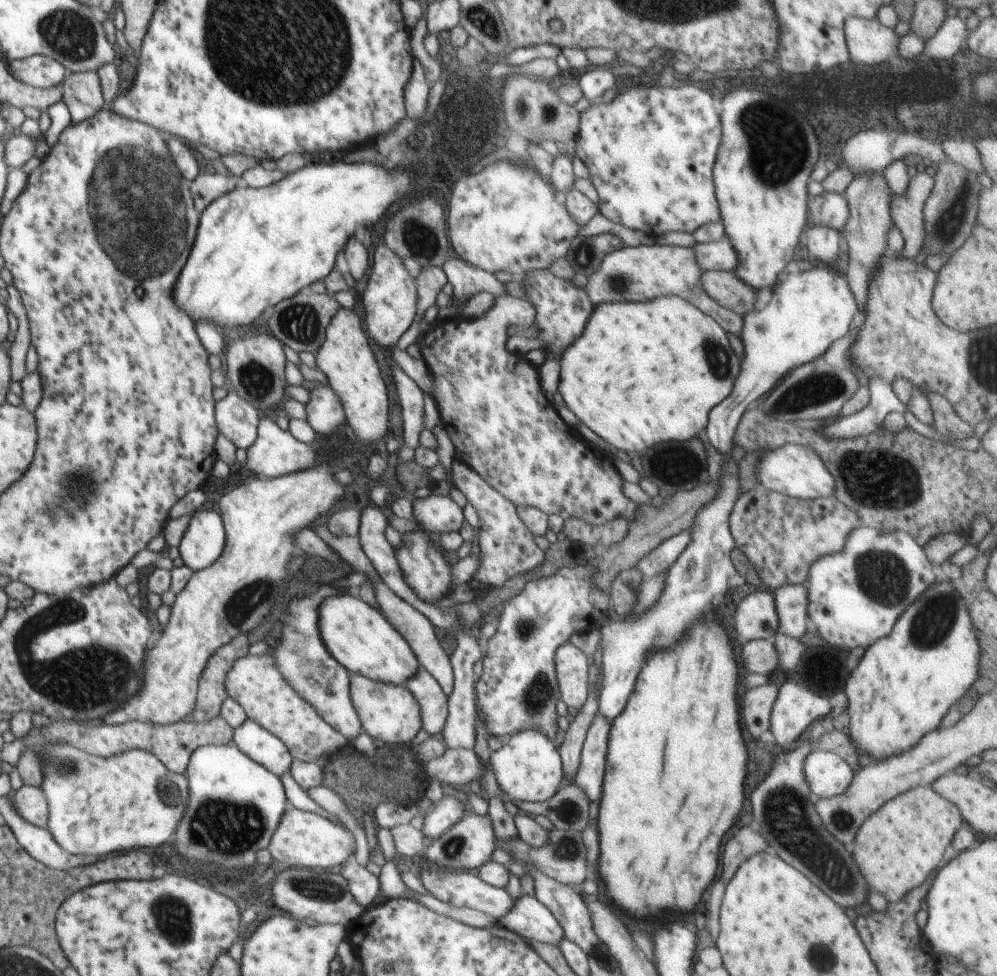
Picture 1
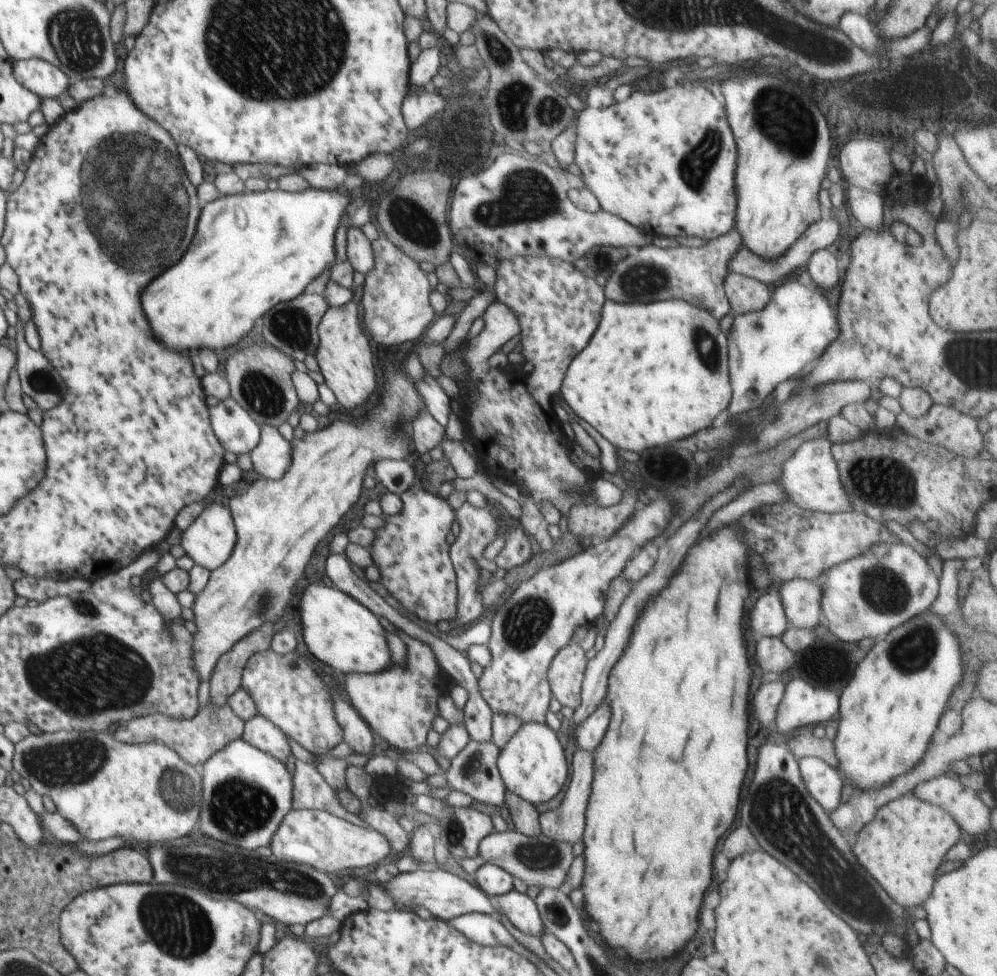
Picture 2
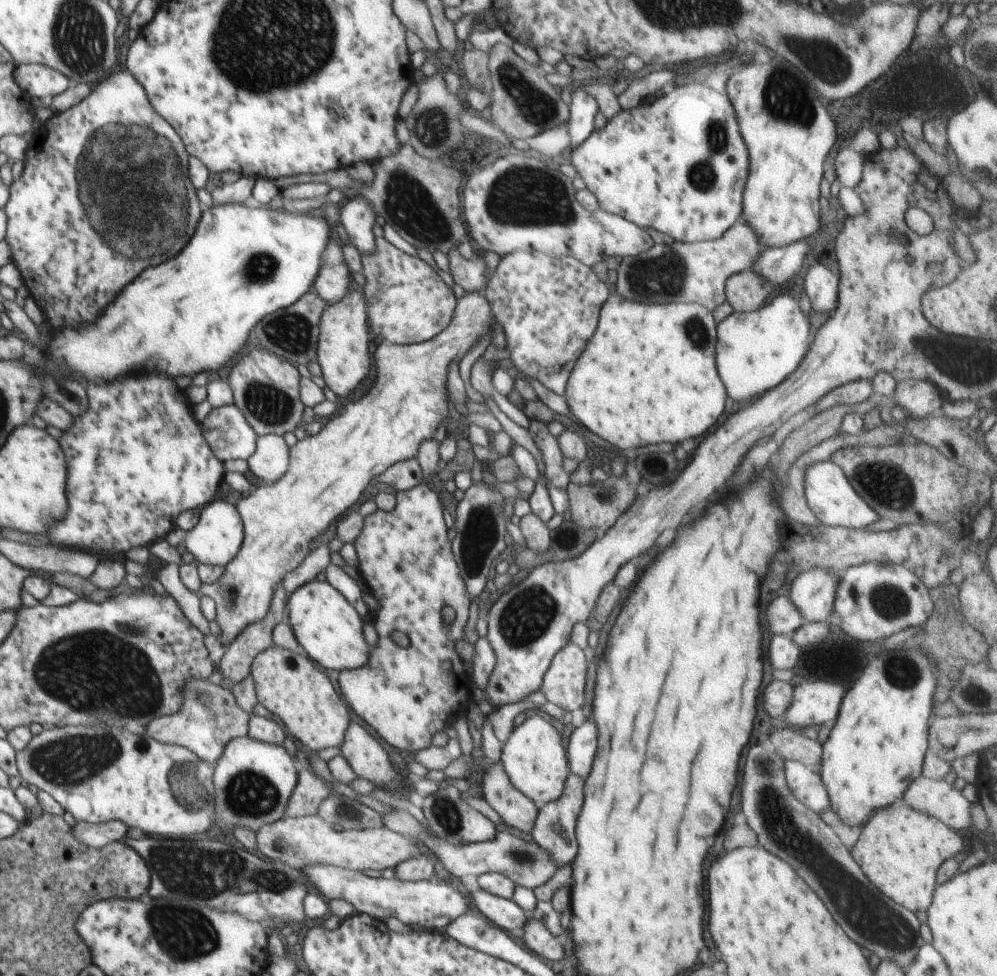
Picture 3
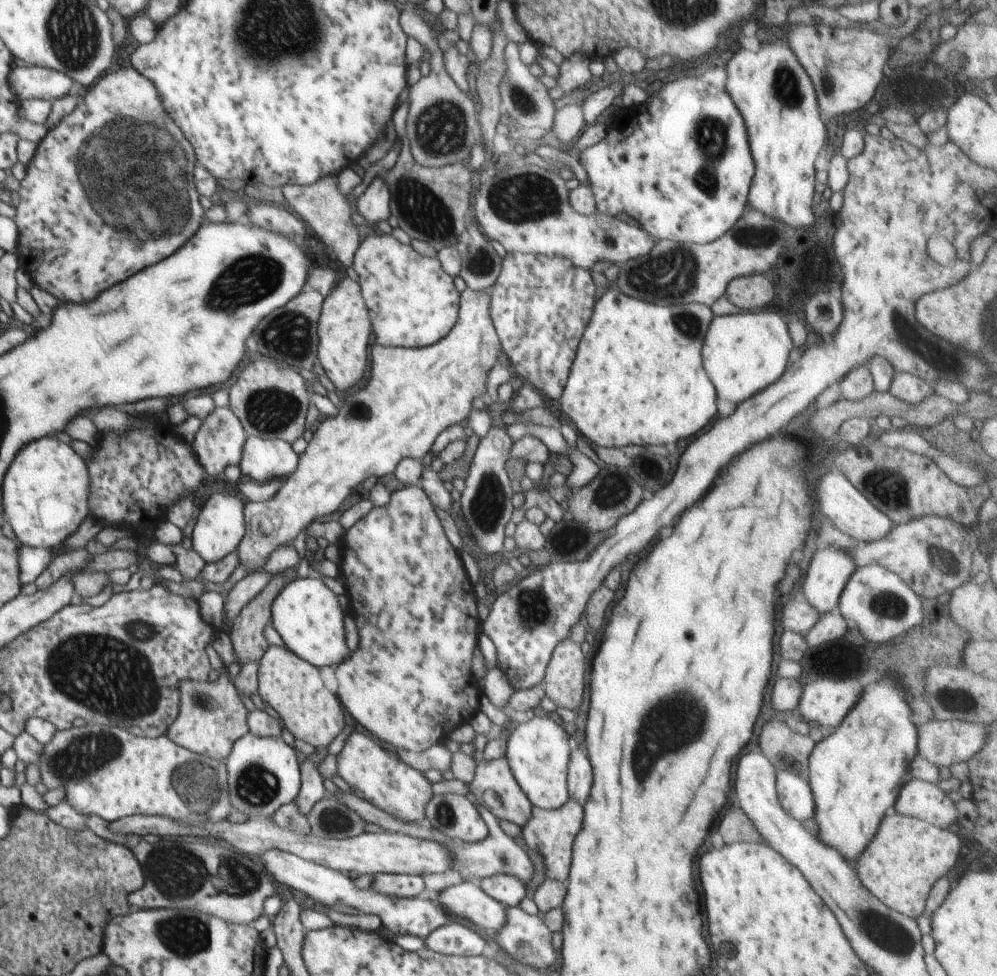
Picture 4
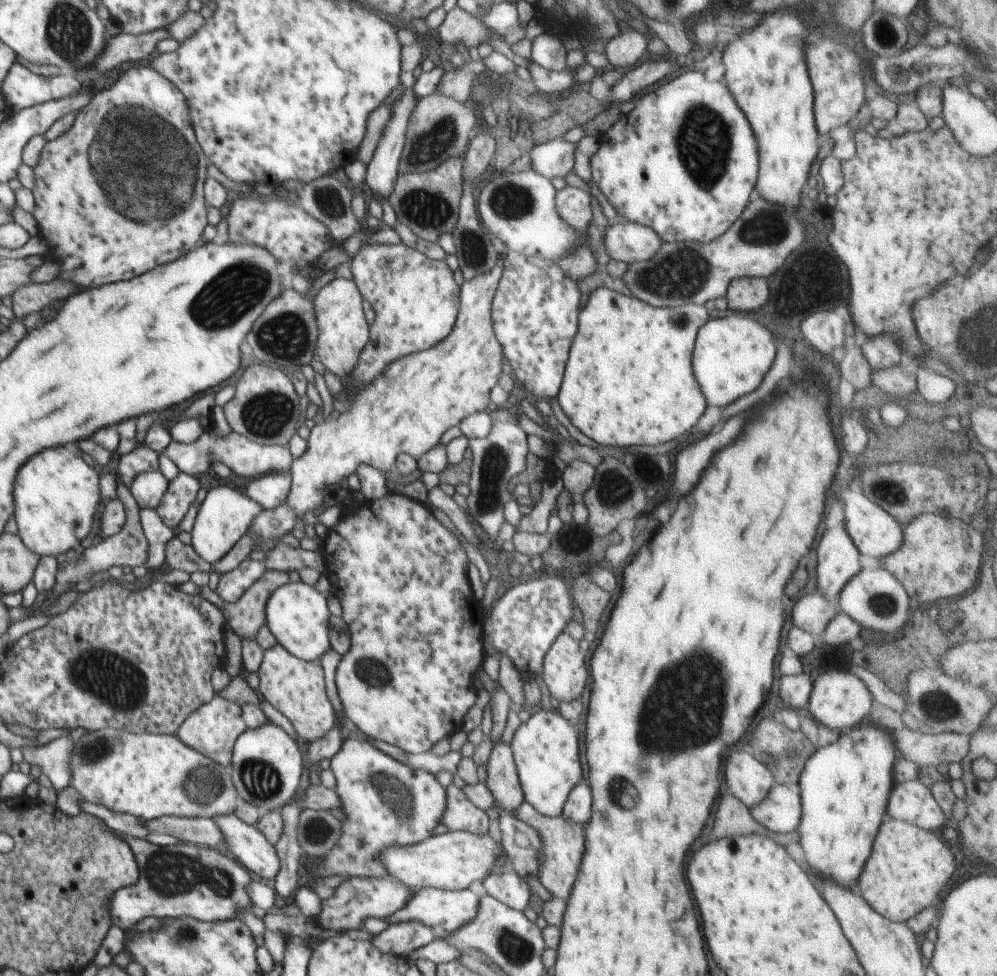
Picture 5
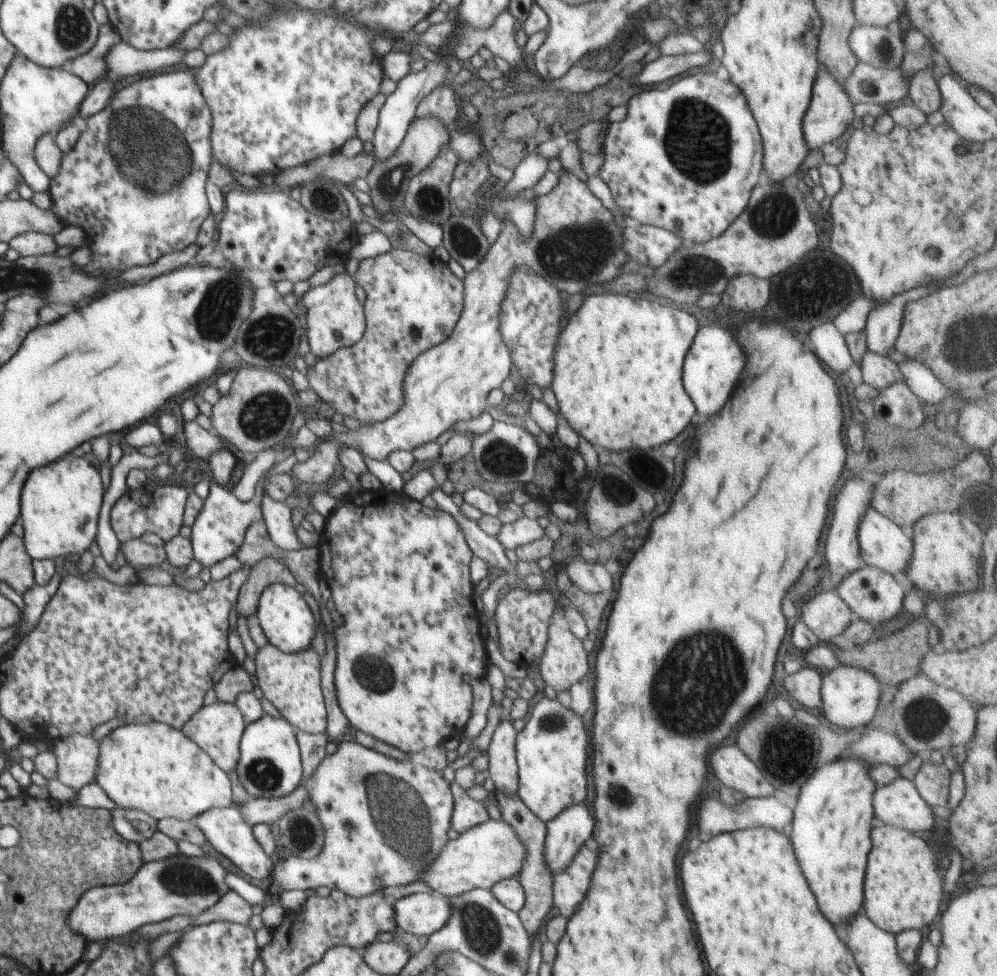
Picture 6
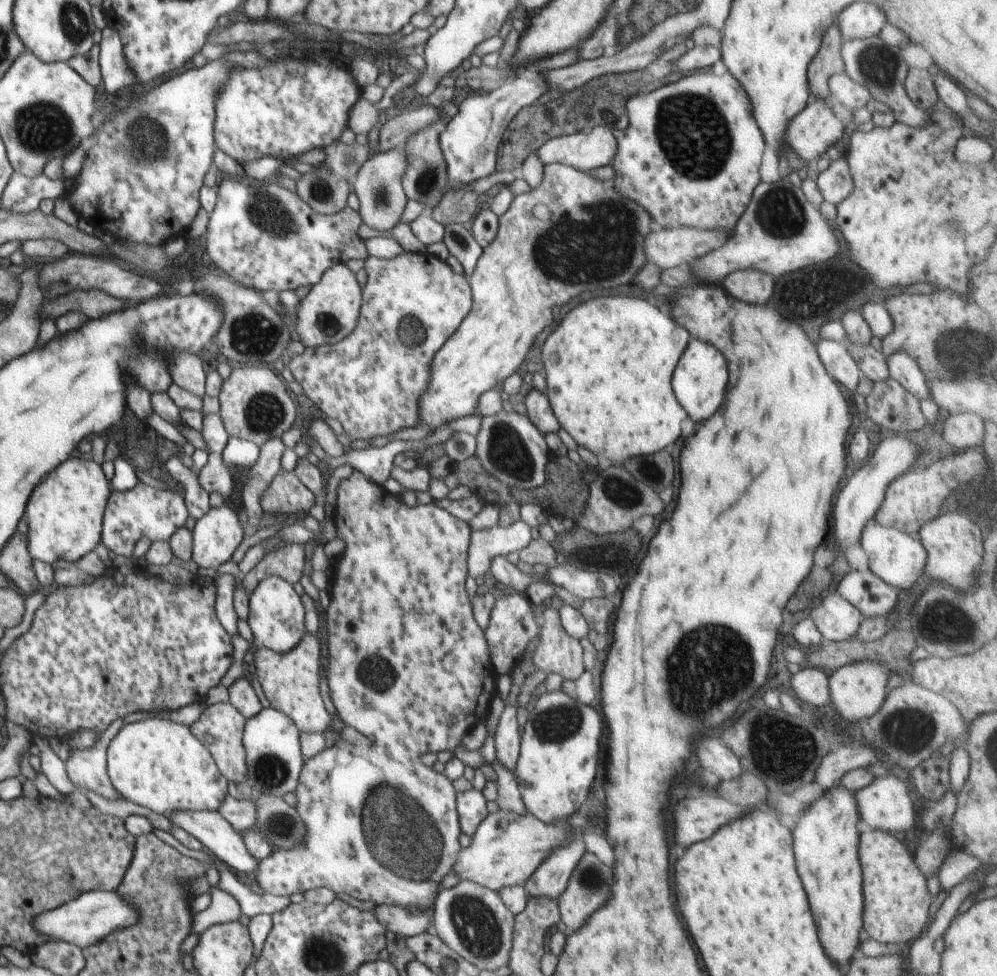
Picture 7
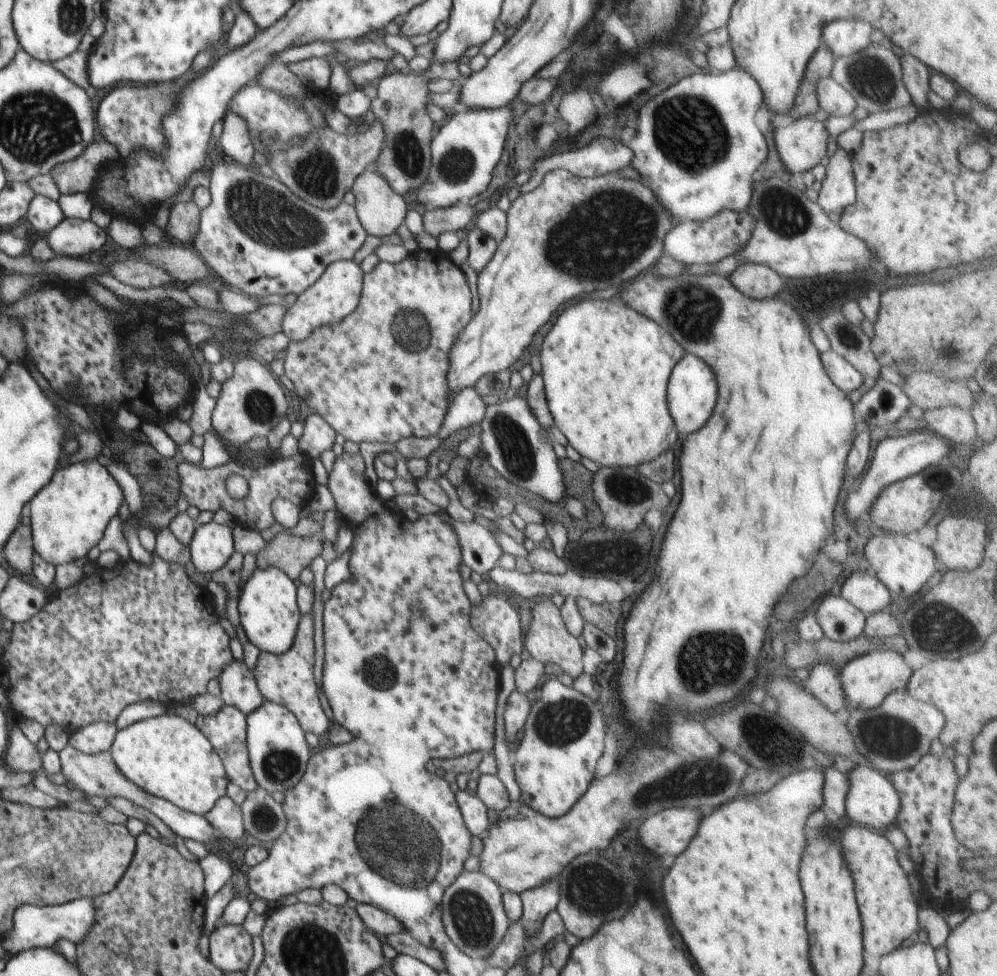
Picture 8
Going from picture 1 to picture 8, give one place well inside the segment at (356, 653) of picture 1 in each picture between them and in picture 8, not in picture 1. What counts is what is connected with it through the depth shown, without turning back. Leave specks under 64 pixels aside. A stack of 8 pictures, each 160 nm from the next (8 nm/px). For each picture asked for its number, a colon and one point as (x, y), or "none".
2: (338, 630)
3: (325, 625)
4: (306, 614)
5: (297, 615)
6: (282, 612)
7: (276, 617)
8: (269, 614)

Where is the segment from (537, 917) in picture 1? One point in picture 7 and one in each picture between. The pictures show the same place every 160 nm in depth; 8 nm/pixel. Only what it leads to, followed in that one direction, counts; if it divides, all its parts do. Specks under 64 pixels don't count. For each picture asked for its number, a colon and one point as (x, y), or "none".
2: (521, 910)
3: (504, 913)
4: (466, 900)
5: (445, 911)
6: (421, 914)
7: (397, 919)

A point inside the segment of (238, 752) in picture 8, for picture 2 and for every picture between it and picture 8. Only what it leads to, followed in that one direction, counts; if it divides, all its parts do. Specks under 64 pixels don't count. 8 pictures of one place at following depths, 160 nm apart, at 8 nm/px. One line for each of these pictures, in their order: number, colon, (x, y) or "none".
2: (196, 739)
3: (210, 717)
4: (212, 717)
5: (213, 729)
6: (217, 728)
7: (220, 727)

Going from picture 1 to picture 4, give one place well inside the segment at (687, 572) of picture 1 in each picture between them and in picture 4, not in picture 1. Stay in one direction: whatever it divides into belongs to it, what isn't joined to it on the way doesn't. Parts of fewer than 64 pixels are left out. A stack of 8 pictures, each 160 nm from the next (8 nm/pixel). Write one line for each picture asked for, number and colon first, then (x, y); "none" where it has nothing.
2: (588, 735)
3: (581, 751)
4: (579, 776)

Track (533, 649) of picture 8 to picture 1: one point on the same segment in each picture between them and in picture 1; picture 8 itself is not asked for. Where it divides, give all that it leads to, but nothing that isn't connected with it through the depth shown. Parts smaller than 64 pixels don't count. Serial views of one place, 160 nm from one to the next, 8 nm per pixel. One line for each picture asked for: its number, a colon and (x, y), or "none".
1: (571, 664)
2: (565, 674)
3: (563, 684)
4: (564, 677)
5: (565, 675)
6: (564, 661)
7: (557, 651)

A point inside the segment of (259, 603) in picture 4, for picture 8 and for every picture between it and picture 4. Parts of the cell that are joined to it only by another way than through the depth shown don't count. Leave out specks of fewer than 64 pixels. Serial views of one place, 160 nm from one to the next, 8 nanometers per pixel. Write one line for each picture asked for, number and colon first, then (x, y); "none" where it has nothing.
5: (245, 616)
6: (269, 570)
7: (288, 562)
8: (291, 553)

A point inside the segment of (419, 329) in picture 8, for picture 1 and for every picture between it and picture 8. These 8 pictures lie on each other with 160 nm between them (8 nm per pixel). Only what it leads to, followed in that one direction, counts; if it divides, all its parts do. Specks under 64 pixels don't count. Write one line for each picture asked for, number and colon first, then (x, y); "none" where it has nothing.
1: (390, 299)
2: (397, 310)
3: (407, 302)
4: (412, 302)
5: (416, 300)
6: (413, 302)
7: (371, 382)

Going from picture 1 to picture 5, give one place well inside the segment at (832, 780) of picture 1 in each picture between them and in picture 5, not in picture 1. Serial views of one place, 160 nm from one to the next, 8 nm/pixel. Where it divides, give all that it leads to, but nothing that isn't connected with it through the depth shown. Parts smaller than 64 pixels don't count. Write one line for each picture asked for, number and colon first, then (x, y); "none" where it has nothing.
2: (824, 783)
3: (805, 783)
4: (795, 795)
5: (780, 811)

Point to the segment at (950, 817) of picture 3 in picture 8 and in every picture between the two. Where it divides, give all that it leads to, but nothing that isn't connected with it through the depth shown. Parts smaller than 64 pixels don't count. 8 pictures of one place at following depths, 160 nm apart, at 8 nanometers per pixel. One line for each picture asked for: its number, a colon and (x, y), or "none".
4: (922, 800)
5: (911, 801)
6: (898, 804)
7: (885, 805)
8: (872, 801)

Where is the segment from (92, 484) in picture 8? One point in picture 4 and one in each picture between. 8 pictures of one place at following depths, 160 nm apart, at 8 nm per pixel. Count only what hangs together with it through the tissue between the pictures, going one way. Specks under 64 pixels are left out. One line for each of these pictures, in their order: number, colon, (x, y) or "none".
4: (45, 490)
5: (56, 493)
6: (61, 502)
7: (65, 513)

